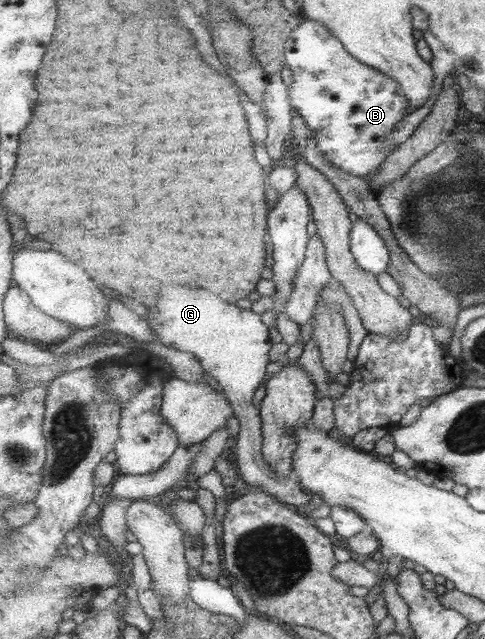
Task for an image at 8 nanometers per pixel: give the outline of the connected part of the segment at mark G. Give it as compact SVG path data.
M178 290L176 294L168 294L166 298L162 298L162 302L150 310L147 314L148 323L152 327L152 331L156 333L156 340L153 342L160 343L170 348L191 352L205 367L205 372L219 383L223 392L228 397L228 401L234 407L234 416L240 422L240 431L236 440L236 465L238 473L245 480L248 489L258 488L273 495L281 502L294 507L310 506L311 494L306 492L300 485L300 477L293 473L288 478L278 476L276 470L270 466L270 462L266 462L262 447L264 447L263 435L263 418L261 417L261 409L254 406L254 394L260 388L260 384L266 378L266 370L270 364L270 350L272 350L272 340L270 340L270 328L262 322L262 316L254 313L251 309L242 309L235 306L234 303L224 302L218 294L210 292L210 290Z

